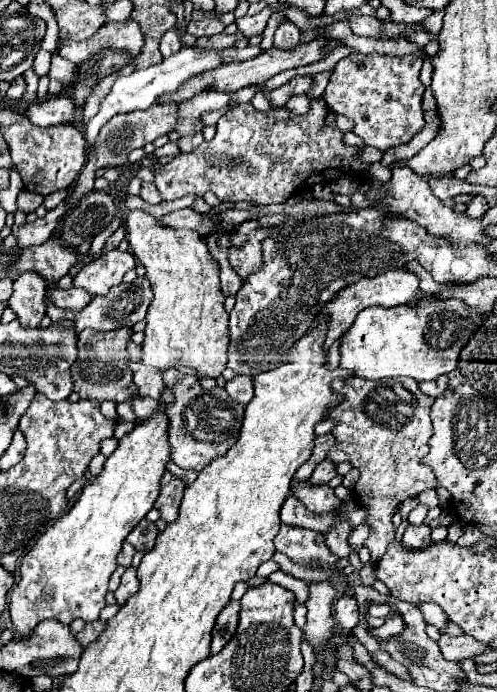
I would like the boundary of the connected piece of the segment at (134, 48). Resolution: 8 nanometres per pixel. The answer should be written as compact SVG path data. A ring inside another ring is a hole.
M133 20L107 22L97 34L83 42L65 44L59 54L75 64L89 62L91 58L101 58L105 50L121 50L129 56L137 56L145 44L145 34Z

